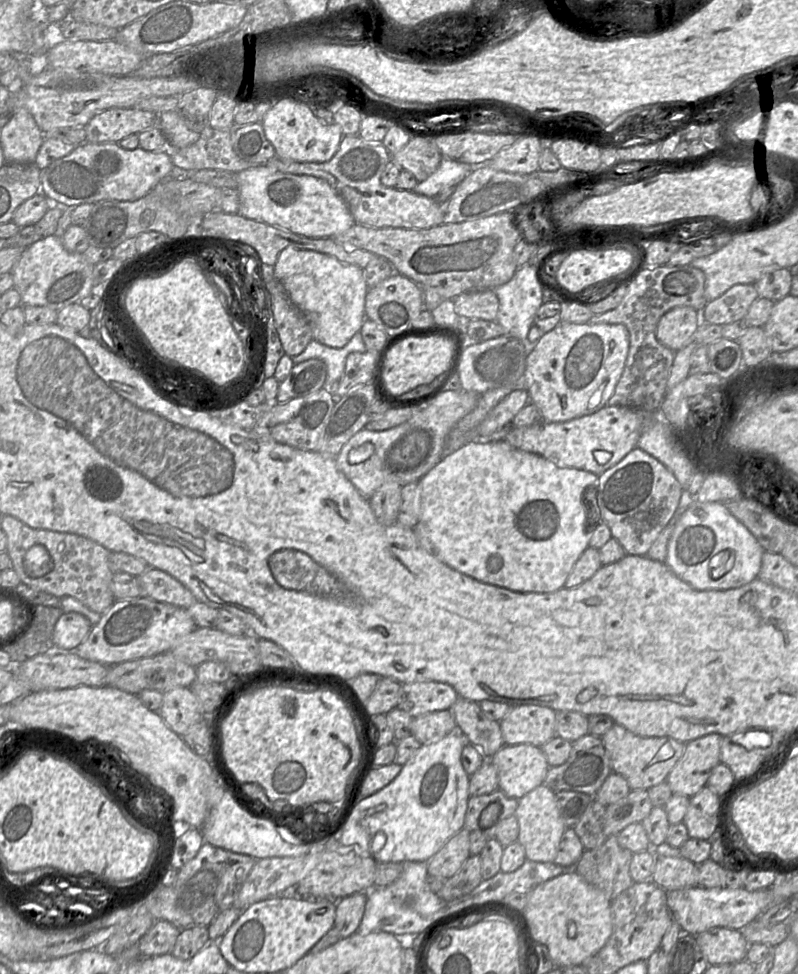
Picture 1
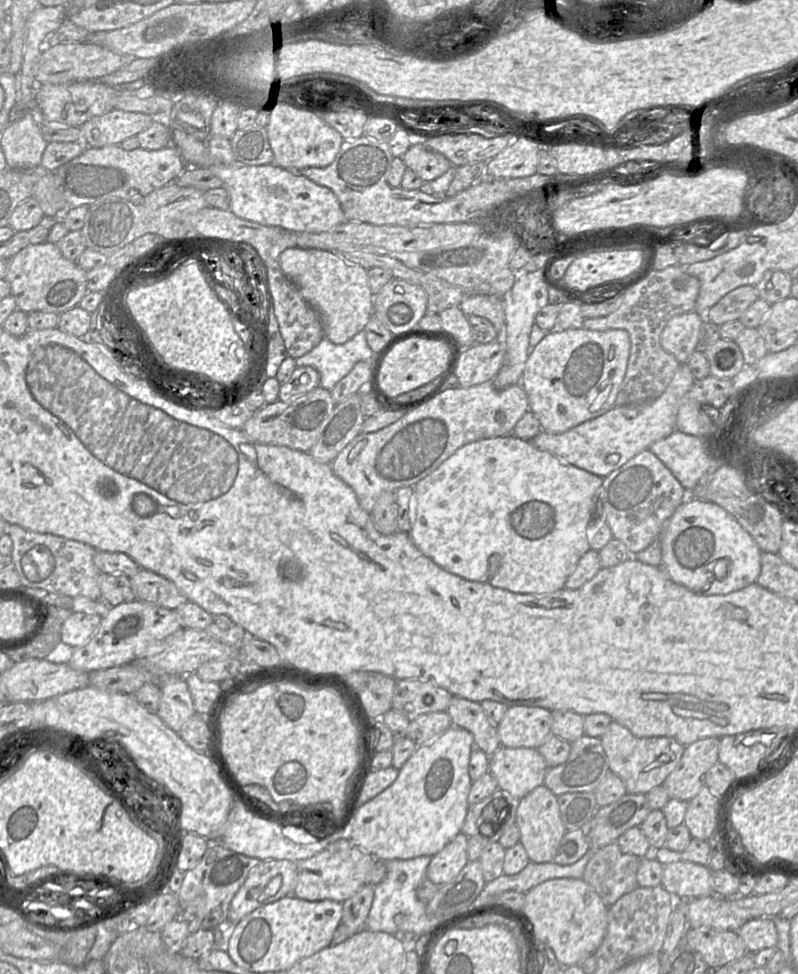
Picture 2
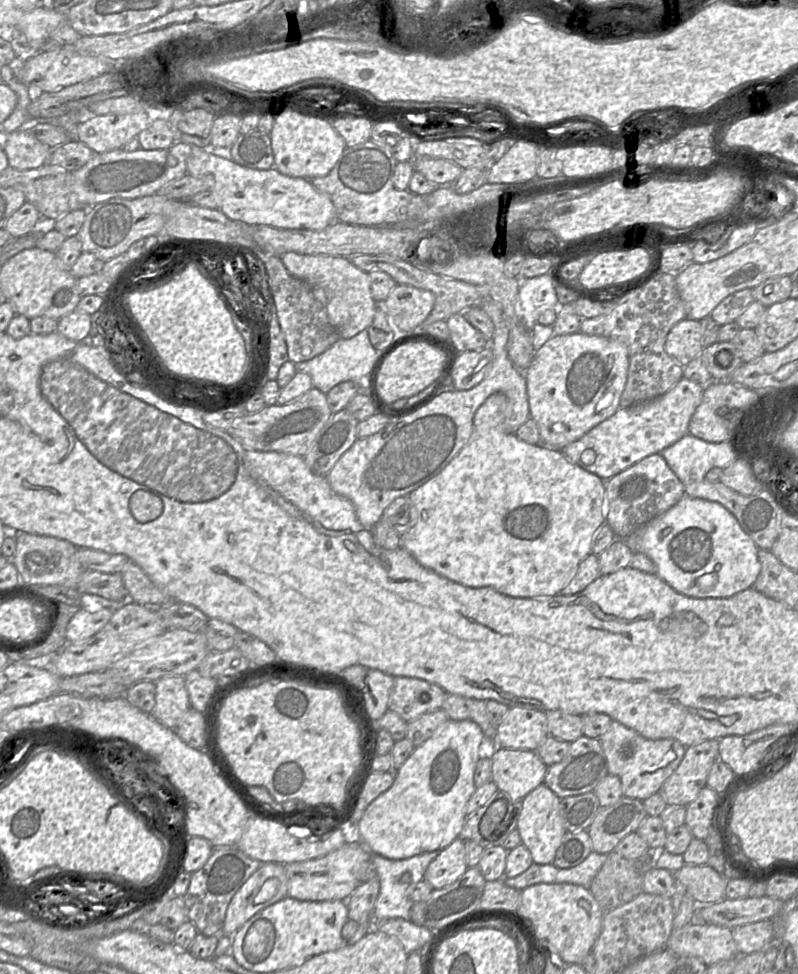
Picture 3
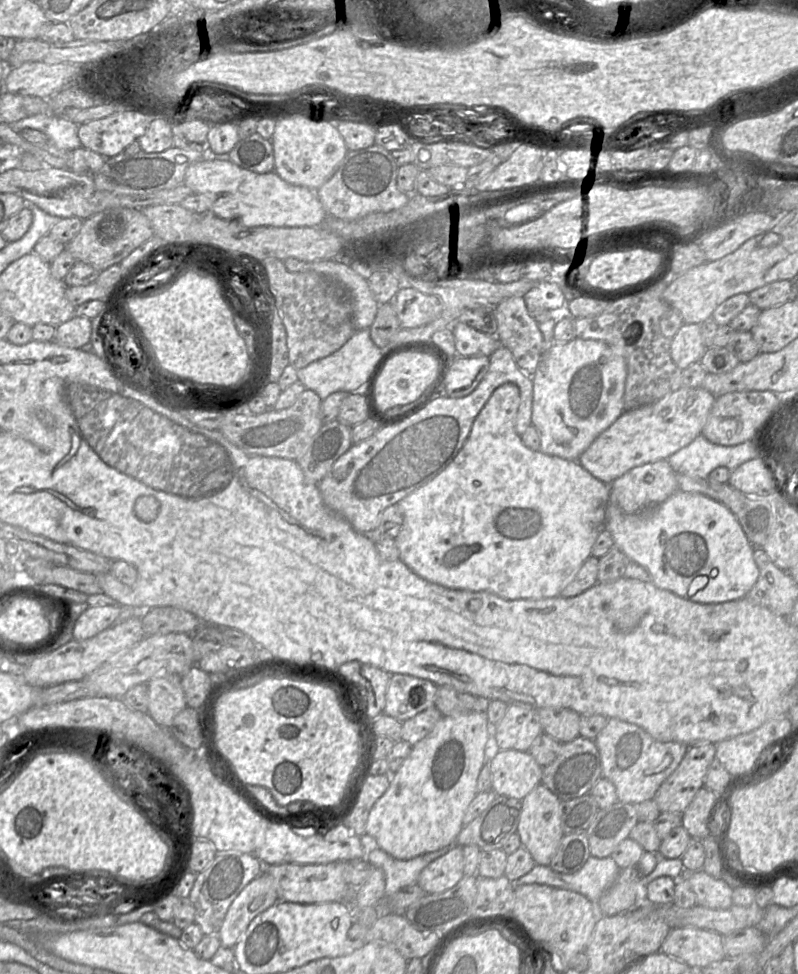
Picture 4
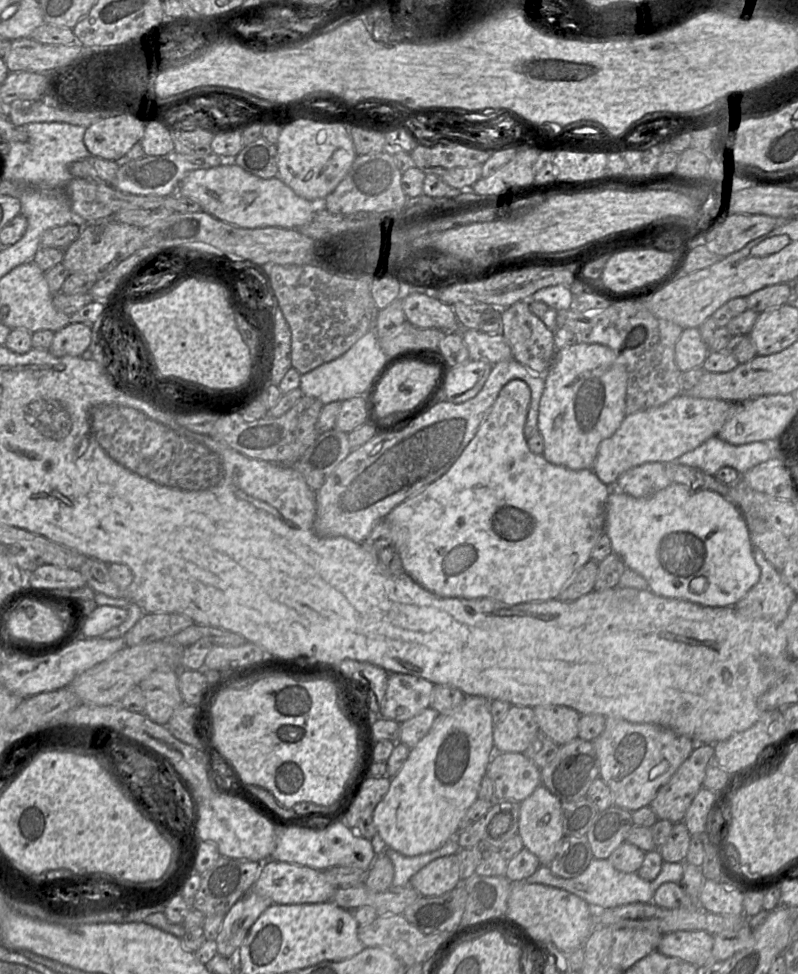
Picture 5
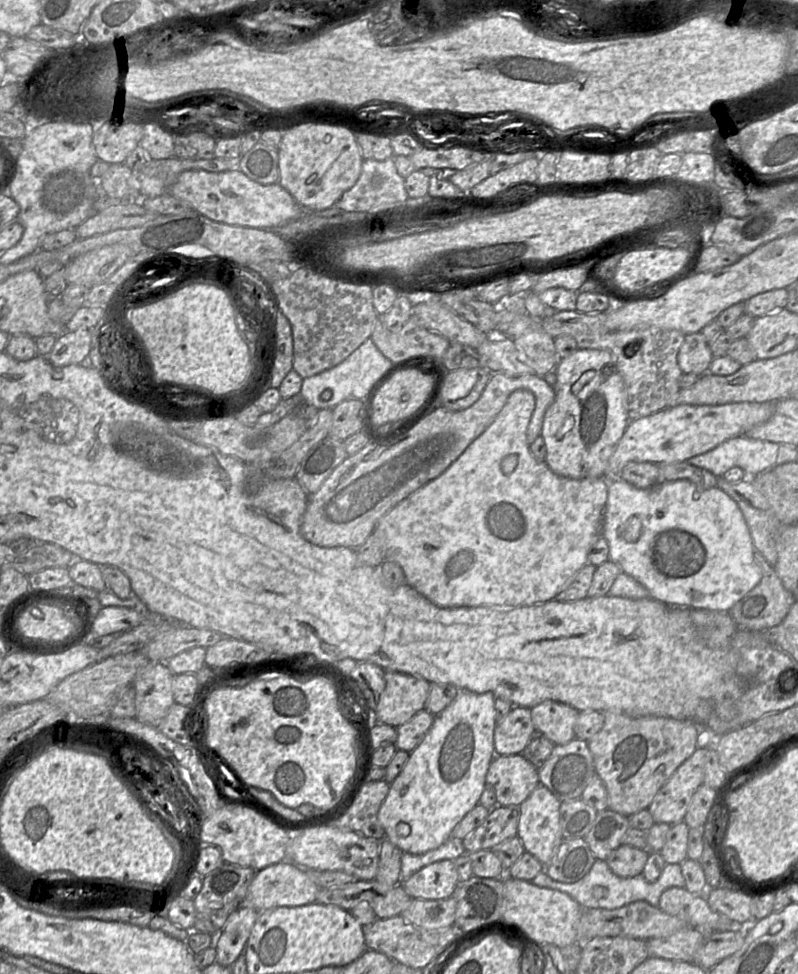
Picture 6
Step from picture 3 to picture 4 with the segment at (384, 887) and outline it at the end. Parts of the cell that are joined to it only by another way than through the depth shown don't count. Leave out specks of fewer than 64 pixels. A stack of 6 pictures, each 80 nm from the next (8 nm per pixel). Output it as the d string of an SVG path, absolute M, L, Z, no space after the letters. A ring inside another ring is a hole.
M377 848L366 853L367 861L375 868L381 869L385 875L385 898L411 884L416 884L421 871L433 860L448 852L442 848L409 860L398 860Z

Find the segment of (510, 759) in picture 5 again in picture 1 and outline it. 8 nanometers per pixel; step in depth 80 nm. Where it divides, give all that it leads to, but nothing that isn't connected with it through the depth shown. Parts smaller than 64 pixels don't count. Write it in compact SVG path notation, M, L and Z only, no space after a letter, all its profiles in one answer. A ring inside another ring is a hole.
M532 744L503 745L487 760L496 768L498 789L517 800L544 784L550 768L542 747Z

